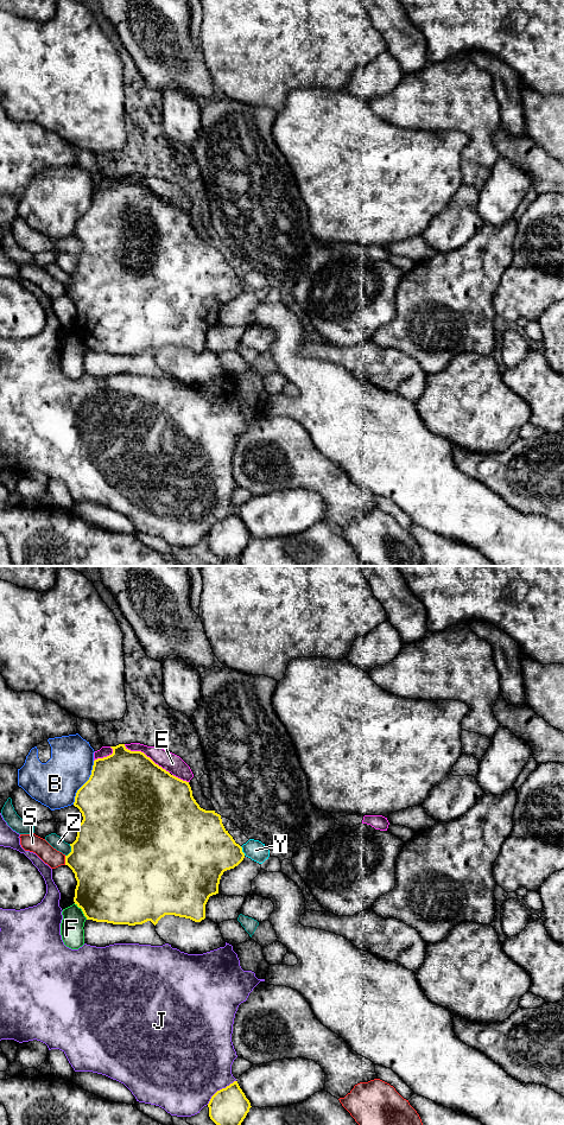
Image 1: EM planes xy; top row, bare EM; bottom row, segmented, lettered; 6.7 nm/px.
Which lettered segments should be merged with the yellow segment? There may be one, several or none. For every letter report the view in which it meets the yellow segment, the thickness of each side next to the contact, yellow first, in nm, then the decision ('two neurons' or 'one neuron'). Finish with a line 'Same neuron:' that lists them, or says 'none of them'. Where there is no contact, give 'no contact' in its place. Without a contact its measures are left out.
B: xy | 500/320 nm | two neurons
E: xy | 500/130 nm | two neurons
F: xy | 460/160 nm | two neurons
J: xy | 260/480 nm | two neurons
S: xy | 440/120 nm | two neurons
Y: xy | 400/140 nm | two neurons
Z: xy | 500/90 nm | two neurons
Same neuron: none of them

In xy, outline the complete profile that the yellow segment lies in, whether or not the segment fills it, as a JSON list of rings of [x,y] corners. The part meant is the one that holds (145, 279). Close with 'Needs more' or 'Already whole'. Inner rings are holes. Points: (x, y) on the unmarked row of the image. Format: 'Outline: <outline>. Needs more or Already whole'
Outline: [[[125,174],[110,177],[113,184],[94,191],[89,210],[77,221],[74,236],[82,243],[83,250],[77,255],[76,271],[70,274],[71,282],[65,286],[65,295],[75,304],[77,316],[75,319],[75,335],[82,339],[87,350],[113,355],[142,355],[151,351],[154,356],[165,345],[175,345],[201,352],[205,349],[205,335],[210,326],[218,324],[218,314],[224,301],[234,299],[245,288],[242,278],[235,273],[222,254],[221,246],[215,241],[199,237],[192,227],[189,212],[183,211],[156,195],[141,182],[131,182]]]. Already whole

